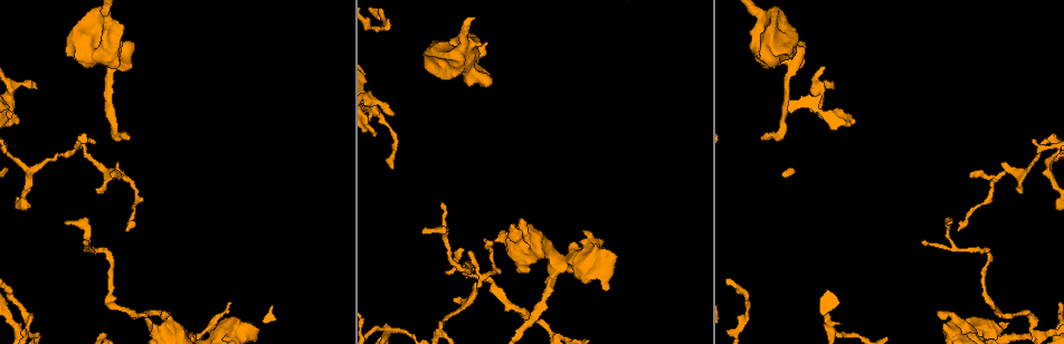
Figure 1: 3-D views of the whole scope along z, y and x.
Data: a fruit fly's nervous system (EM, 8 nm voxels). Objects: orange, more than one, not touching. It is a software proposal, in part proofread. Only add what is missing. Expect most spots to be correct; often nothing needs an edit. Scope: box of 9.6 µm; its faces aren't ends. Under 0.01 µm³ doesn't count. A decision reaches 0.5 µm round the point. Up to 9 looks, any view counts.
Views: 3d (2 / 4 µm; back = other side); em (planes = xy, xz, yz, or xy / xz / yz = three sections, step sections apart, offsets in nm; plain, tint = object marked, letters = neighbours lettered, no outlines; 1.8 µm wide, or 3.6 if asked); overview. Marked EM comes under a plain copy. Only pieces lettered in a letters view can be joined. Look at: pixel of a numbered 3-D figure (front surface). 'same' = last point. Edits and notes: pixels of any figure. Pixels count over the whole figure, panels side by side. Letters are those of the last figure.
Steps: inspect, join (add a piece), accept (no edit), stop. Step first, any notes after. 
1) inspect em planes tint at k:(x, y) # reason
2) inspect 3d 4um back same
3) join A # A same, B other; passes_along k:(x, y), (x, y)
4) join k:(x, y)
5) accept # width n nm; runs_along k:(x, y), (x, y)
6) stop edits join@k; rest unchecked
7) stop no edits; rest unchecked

inspect em planes letters at 1:(513, 223) # stops while still wide

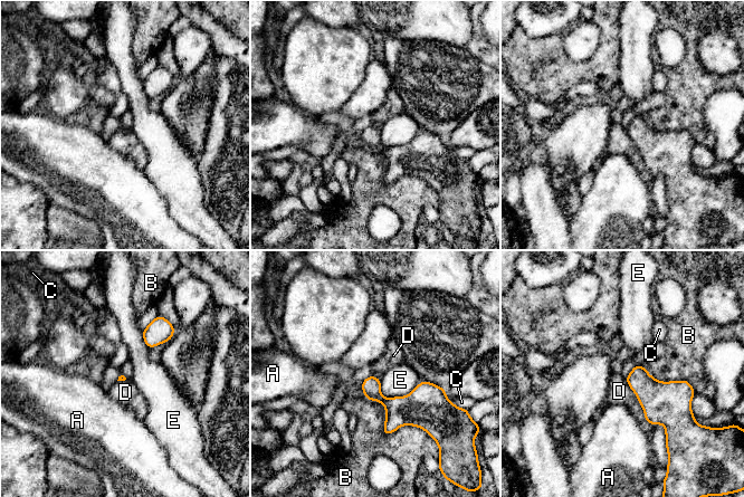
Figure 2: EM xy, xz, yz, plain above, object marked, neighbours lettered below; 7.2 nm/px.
accept # A other, B other, C other, D other, E other; border 2:(625, 378), (642, 409), (645, 420); no lettered piece goes on from it

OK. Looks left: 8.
inspect 3d 4um at 1:(534, 313) # four-way junction

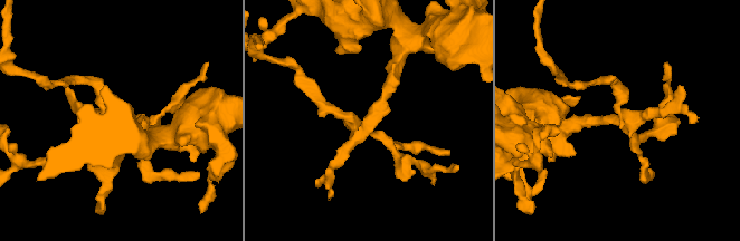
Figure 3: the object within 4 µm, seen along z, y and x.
inspect em 3.6um xz step 16 letters at 3:(365, 122) # arms 4

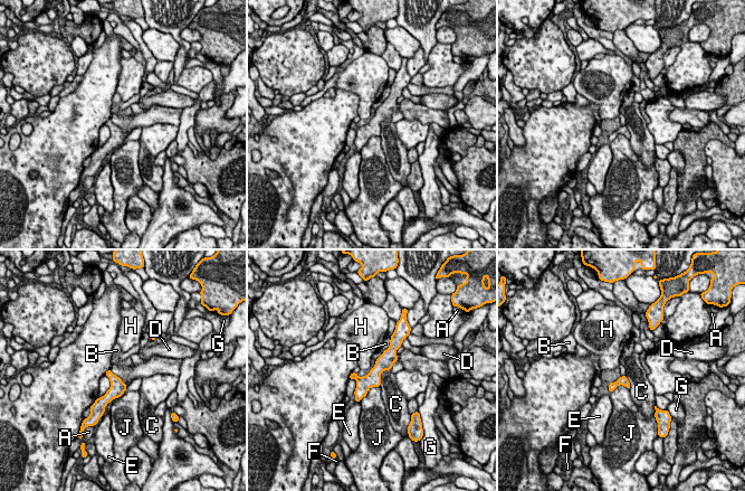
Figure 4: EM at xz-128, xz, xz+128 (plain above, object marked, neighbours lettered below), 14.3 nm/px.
accept # A other, B other, C other, D other, E other, F other, G other, H other, J other; border 4:(383, 352), (375, 361); no lettered piece goes on from it

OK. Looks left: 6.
inspect 3d 4um back at 1:(761, 138) # branch stops here

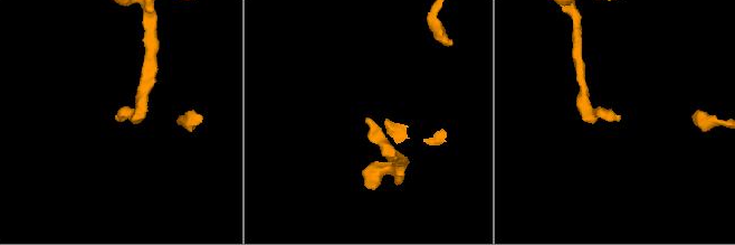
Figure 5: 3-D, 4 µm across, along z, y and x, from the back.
inspect em planes letters at 5:(367, 119) # need the tissue

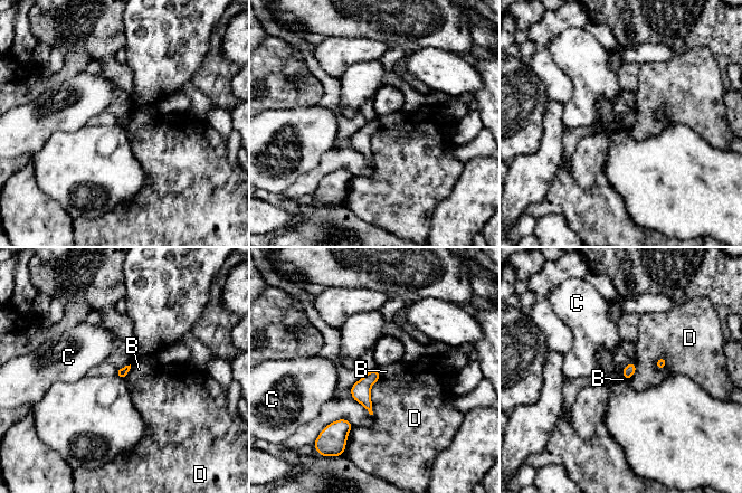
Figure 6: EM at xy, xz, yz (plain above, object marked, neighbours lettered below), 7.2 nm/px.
accept # longest_contact D 280 nm; B other, C other, D other; border 6:(131, 364), (131, 368), (123, 378); no lettered piece goes on from it

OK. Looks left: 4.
inspect em 3.6um yz step 16 tint at 1:(373, 134) # free end

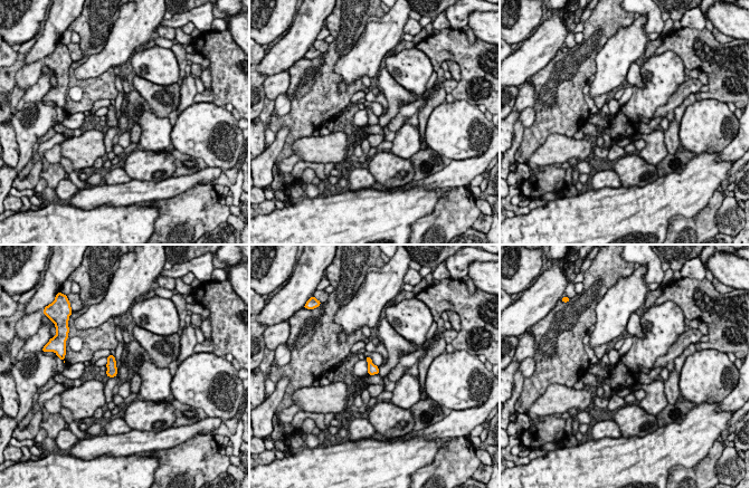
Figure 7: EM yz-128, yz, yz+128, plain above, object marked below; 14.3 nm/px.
inspect em 3.6um planes letters same

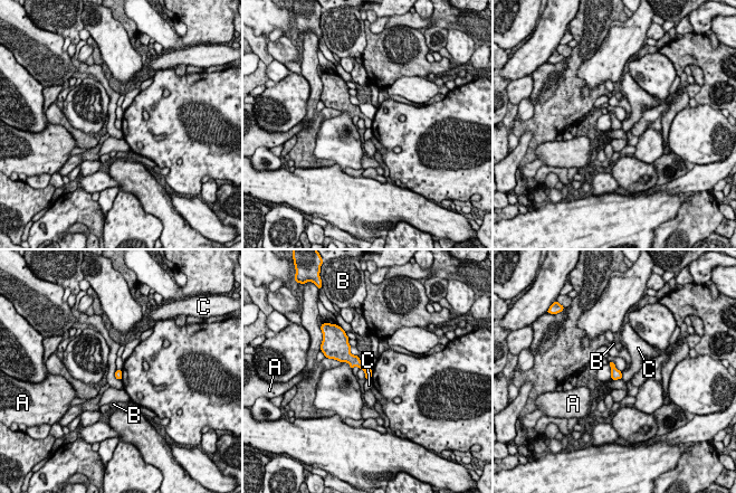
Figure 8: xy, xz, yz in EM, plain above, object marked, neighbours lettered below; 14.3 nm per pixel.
accept # A other, B other, C other; border 8:(620, 371), (622, 378); none of them fits

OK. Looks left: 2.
stop no edits; rest unchecked

